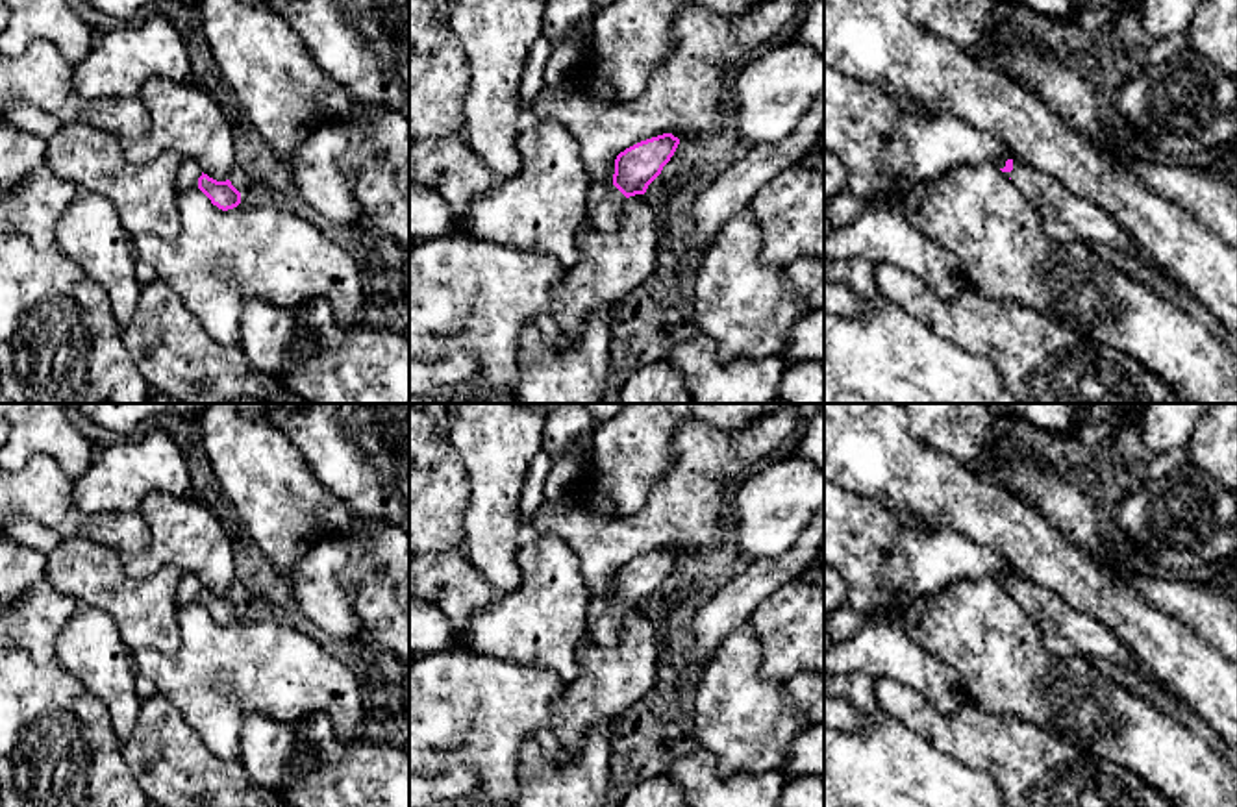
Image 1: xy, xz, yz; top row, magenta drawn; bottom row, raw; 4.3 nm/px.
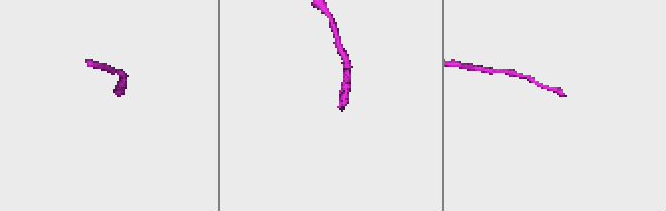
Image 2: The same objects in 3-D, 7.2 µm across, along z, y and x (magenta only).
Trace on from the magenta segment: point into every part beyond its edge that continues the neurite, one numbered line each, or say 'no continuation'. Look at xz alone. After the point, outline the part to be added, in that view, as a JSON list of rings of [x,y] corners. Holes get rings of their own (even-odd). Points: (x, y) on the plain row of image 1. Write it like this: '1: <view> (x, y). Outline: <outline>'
1: xz (604, 617). Outline: [[[591,598],[587,607],[587,637],[598,646],[617,646],[626,611],[613,598]]]

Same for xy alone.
1: xy (189, 585). Outline: [[[193,572],[181,574],[178,594],[176,594],[176,605],[185,603],[198,603],[198,592],[202,590],[202,581]]]

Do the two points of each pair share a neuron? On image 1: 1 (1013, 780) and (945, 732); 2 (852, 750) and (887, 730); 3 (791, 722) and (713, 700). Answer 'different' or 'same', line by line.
1: same
2: same
3: same

